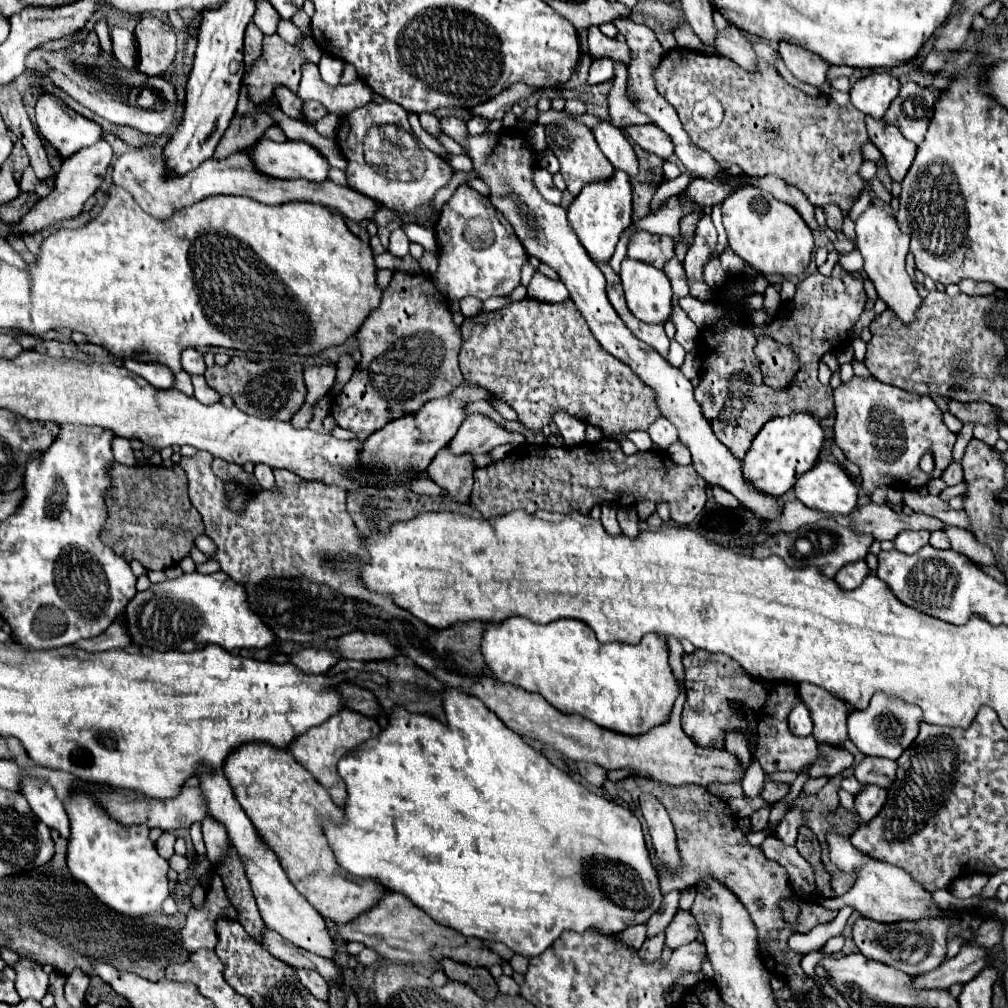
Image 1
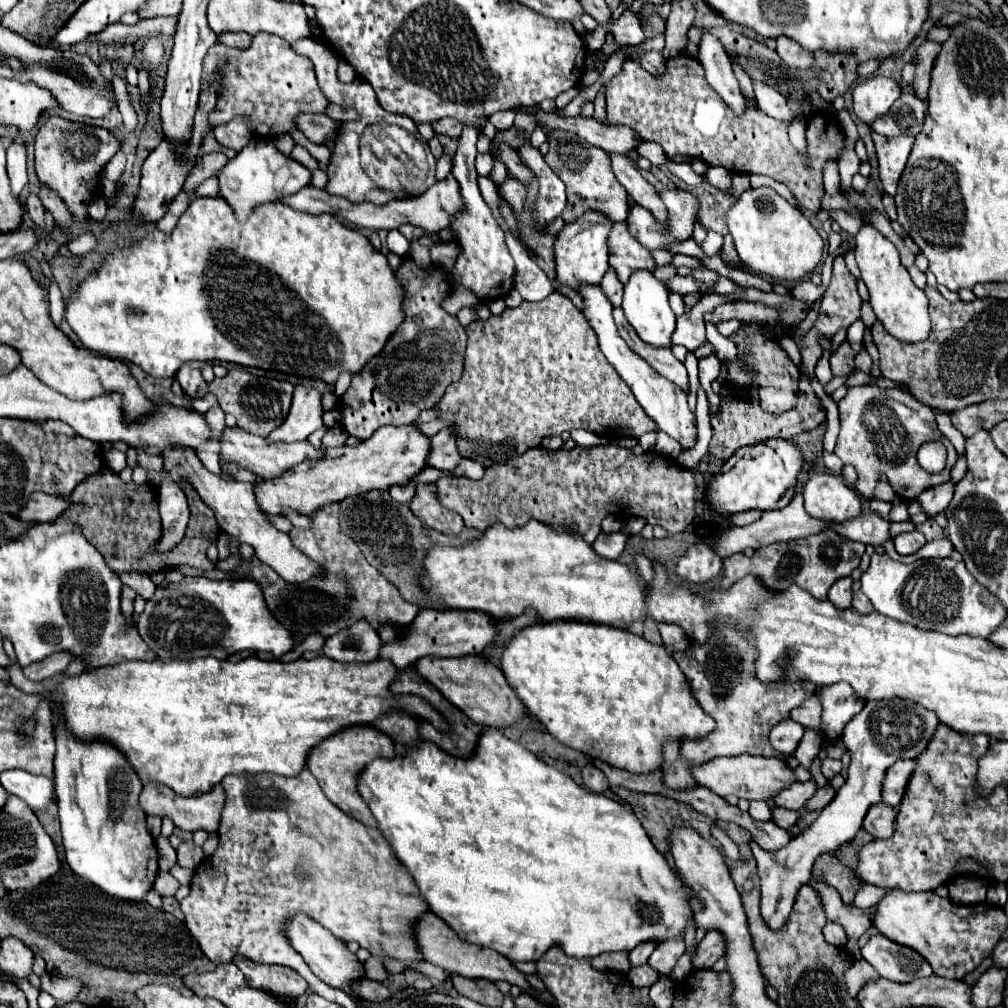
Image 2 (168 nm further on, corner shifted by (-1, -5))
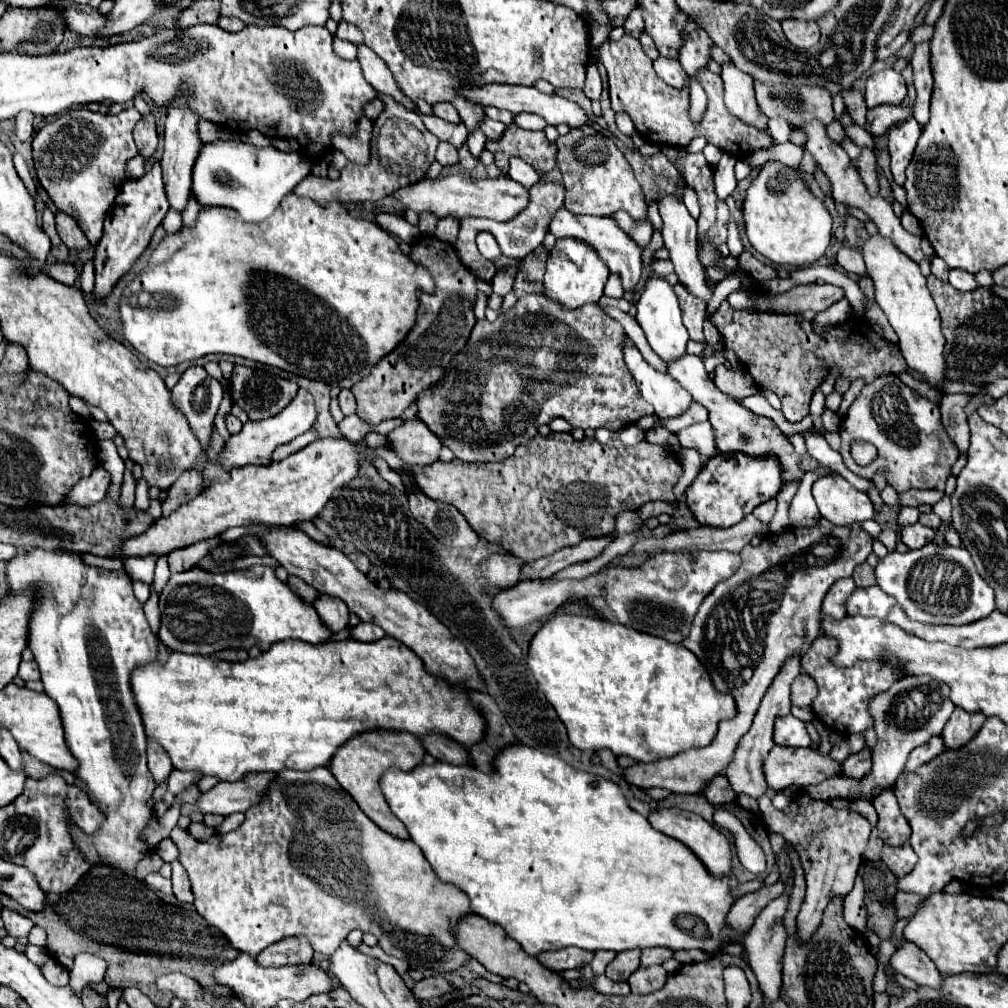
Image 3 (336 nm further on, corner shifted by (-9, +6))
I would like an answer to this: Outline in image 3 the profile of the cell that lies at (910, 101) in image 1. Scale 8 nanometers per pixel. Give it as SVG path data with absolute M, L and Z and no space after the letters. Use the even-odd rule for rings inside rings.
M884 104L884 106L876 106L872 110L868 110L868 132L874 136L882 136L890 124L898 124L904 122L906 118L912 118L912 106L892 106L892 104Z

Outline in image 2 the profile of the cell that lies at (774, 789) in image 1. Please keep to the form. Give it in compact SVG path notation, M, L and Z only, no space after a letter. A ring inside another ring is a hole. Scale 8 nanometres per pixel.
M814 781L794 783L794 785L790 785L788 789L784 789L782 793L778 793L774 797L774 805L786 807L786 809L802 809L812 799L812 795L816 793L816 789L818 787L816 787Z

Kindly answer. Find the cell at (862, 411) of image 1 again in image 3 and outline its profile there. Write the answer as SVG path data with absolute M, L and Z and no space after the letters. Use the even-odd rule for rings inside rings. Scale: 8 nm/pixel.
M890 376L890 382L884 388L876 388L874 384L866 384L852 406L846 412L846 418L840 426L842 436L842 458L844 464L858 476L872 480L876 470L884 468L888 472L888 482L896 492L906 492L912 488L936 488L944 490L946 478L958 460L958 448L946 434L940 410L928 398L916 394L904 382ZM854 440L870 442L878 448L878 456L868 466L860 466L854 462L850 454L850 444Z

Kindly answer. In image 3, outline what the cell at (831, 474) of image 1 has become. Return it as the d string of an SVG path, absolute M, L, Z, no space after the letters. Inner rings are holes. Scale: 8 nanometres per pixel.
M838 474L824 476L814 482L812 496L820 516L838 526L864 522L874 518L874 506L866 492L856 490L846 478Z

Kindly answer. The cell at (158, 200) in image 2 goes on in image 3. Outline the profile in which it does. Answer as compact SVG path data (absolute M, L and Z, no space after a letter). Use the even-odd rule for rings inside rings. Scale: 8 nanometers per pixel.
M156 160L152 168L138 180L124 182L120 188L114 206L104 222L104 236L98 242L96 254L94 254L94 266L96 266L96 286L94 286L94 296L98 300L106 298L116 280L130 270L130 266L136 262L136 258L146 250L156 226L164 220L168 212L168 196L164 190L162 182L162 166Z

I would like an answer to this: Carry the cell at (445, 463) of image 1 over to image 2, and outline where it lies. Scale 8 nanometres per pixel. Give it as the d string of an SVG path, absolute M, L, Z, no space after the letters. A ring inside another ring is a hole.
M432 483L418 485L416 495L410 499L408 507L412 507L412 513L424 521L424 527L436 529L446 535L460 535L464 529L464 521L458 513L446 511L440 501L436 499L436 487Z

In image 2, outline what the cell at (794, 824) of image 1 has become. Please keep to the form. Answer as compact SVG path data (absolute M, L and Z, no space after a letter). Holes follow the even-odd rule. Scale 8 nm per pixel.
M826 783L824 787L820 787L820 789L816 791L816 795L810 799L810 803L808 803L804 809L808 809L808 811L824 809L824 807L834 799L834 795L836 795L836 789L834 789L830 783Z

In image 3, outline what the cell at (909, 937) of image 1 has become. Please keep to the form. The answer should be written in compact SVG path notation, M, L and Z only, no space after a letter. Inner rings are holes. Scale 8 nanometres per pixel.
M902 940L900 948L896 948L890 958L890 966L920 986L940 986L940 972L936 964L924 950L908 940Z

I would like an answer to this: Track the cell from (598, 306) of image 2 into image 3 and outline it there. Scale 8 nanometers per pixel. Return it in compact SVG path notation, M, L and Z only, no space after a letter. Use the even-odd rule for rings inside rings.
M624 336L622 352L642 398L654 406L658 418L682 416L690 408L692 396L674 378L670 378L670 374L652 368L628 336Z

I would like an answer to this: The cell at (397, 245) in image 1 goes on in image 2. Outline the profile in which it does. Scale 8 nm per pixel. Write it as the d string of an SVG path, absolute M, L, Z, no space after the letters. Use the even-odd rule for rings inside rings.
M394 229L394 231L388 231L388 247L392 253L406 257L410 251L410 241L398 229Z

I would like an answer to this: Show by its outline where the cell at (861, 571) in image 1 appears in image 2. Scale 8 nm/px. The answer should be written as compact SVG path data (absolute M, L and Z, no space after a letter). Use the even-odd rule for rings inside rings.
M844 577L836 581L836 585L832 585L832 589L828 591L828 601L840 611L848 609L852 603L852 579Z

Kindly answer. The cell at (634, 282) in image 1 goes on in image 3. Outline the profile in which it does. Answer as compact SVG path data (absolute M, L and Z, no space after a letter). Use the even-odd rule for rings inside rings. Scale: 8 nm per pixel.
M650 278L644 284L644 290L636 302L636 320L642 326L648 344L652 346L652 350L664 360L664 362L672 362L680 356L684 356L686 352L686 342L688 342L688 330L682 324L682 312L680 312L680 304L678 304L678 296L674 294L672 284L666 278Z

